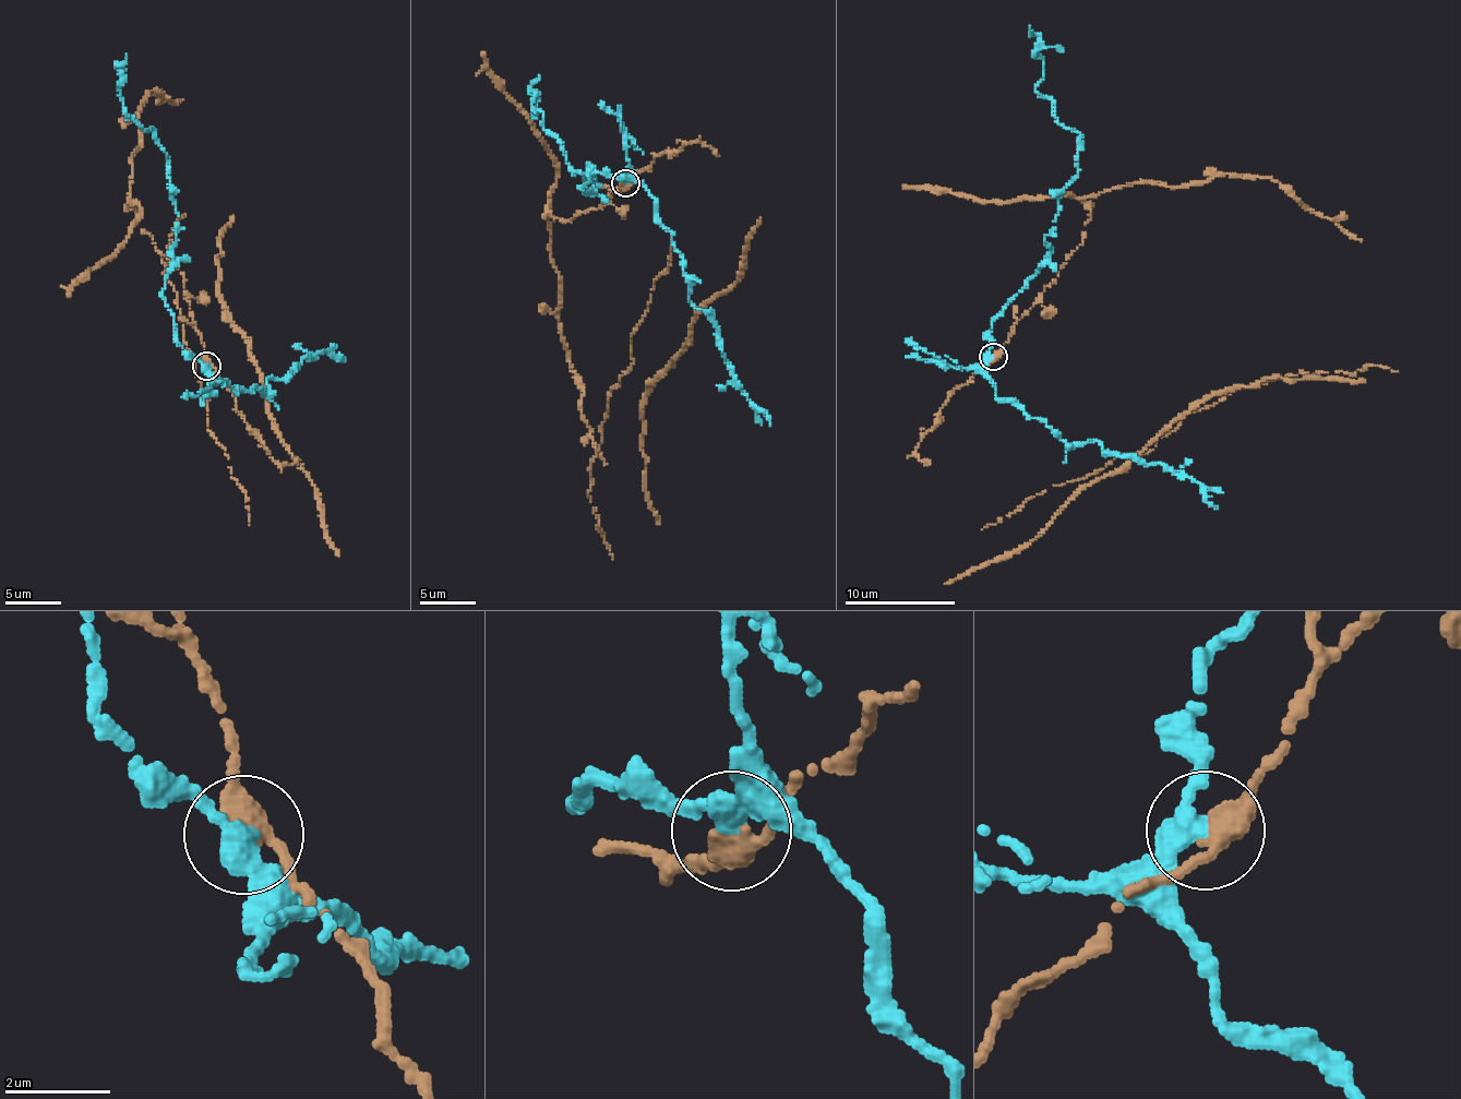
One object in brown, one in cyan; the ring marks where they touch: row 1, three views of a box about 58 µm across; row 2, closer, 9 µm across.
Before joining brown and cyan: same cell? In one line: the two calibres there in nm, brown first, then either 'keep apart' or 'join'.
360 nm thick on the brown side, 340 nm on the other; keep apart

